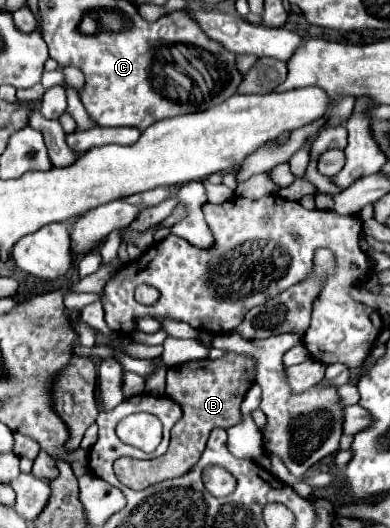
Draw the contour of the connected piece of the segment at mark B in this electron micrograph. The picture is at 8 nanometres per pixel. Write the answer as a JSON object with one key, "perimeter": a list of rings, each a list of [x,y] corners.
{"perimeter":[[[225,353],[221,359],[205,359],[205,361],[189,361],[177,367],[167,369],[167,389],[165,393],[177,401],[183,409],[183,417],[173,425],[171,429],[171,443],[167,453],[161,457],[139,461],[139,459],[117,459],[113,468],[119,481],[131,489],[145,489],[153,483],[175,479],[185,473],[189,473],[207,443],[209,433],[215,427],[233,427],[241,419],[239,405],[247,393],[247,389],[253,385],[255,373],[253,373],[253,361],[249,357],[241,357],[235,353]]]}

